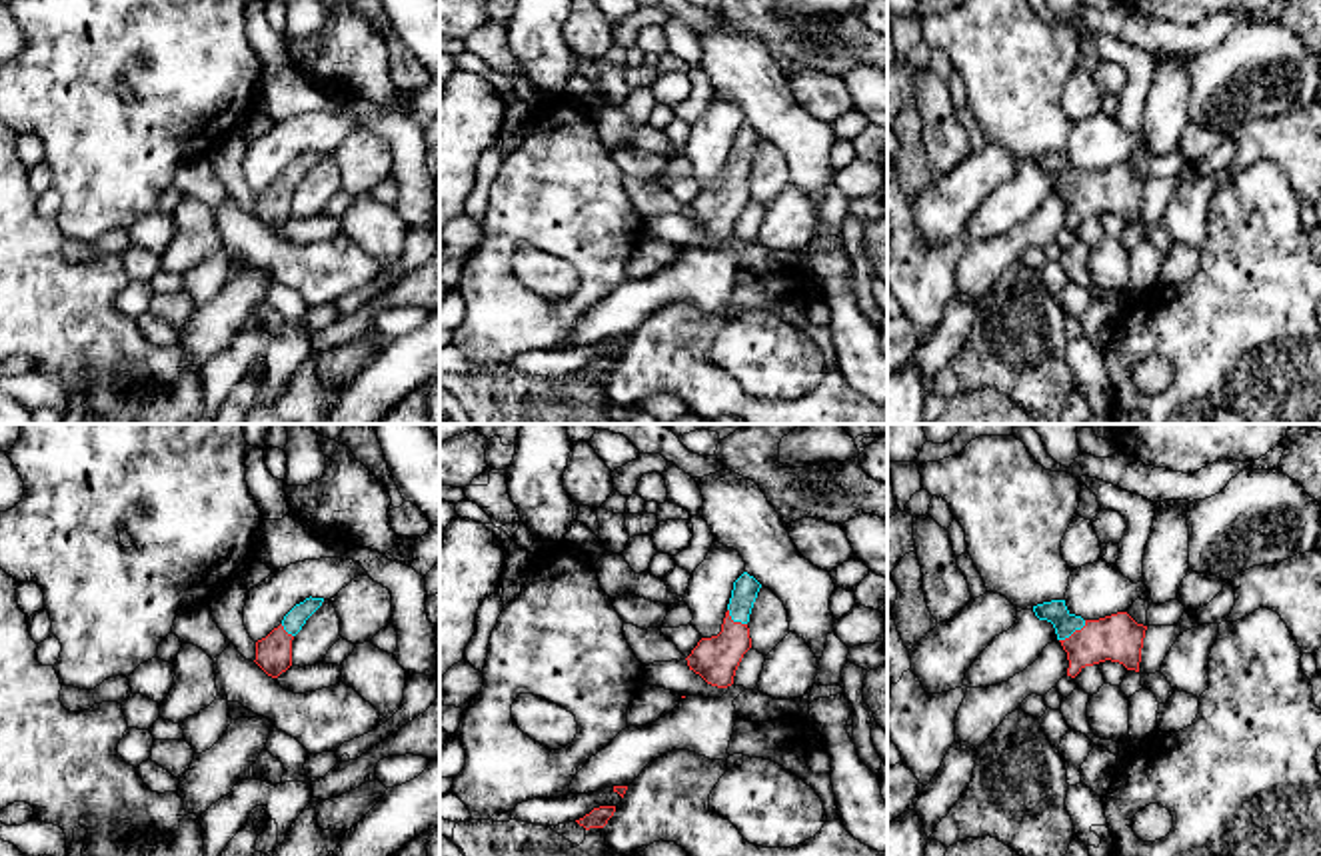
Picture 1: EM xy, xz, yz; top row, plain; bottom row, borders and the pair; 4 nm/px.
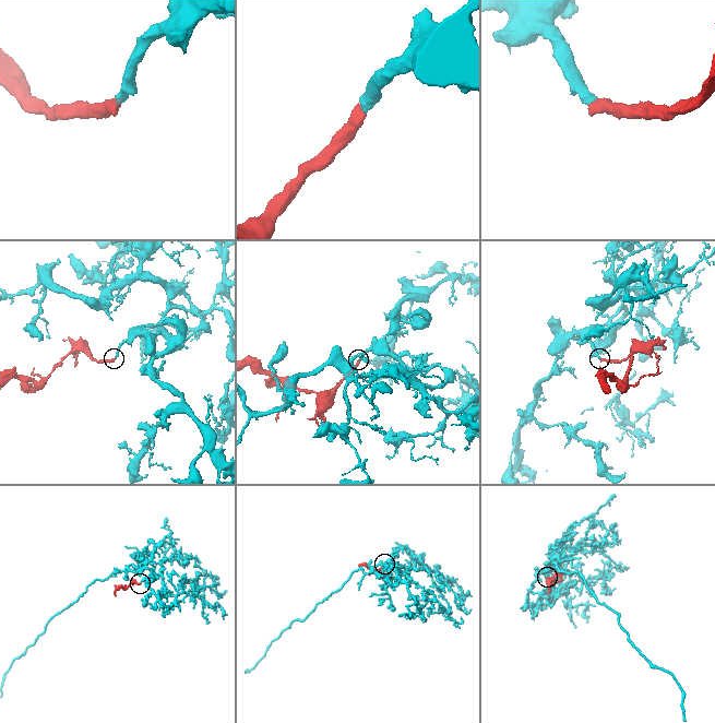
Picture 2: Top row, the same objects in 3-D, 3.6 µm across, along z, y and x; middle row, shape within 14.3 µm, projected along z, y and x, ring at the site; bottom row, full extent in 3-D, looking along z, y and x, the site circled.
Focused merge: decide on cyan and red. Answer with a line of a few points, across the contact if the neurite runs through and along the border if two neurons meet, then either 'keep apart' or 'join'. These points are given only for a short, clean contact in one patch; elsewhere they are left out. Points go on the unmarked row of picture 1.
line yz (1056, 162), (1074, 182), (1082, 190), (1120, 190); join

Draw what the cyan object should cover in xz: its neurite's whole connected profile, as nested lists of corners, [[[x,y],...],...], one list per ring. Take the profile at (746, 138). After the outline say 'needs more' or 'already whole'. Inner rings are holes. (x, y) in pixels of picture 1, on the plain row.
[[[743,124],[731,142],[721,184],[701,190],[685,210],[689,222],[699,226],[707,236],[727,240],[733,236],[735,222],[743,206],[751,200],[749,166],[761,136]]]; needs more

